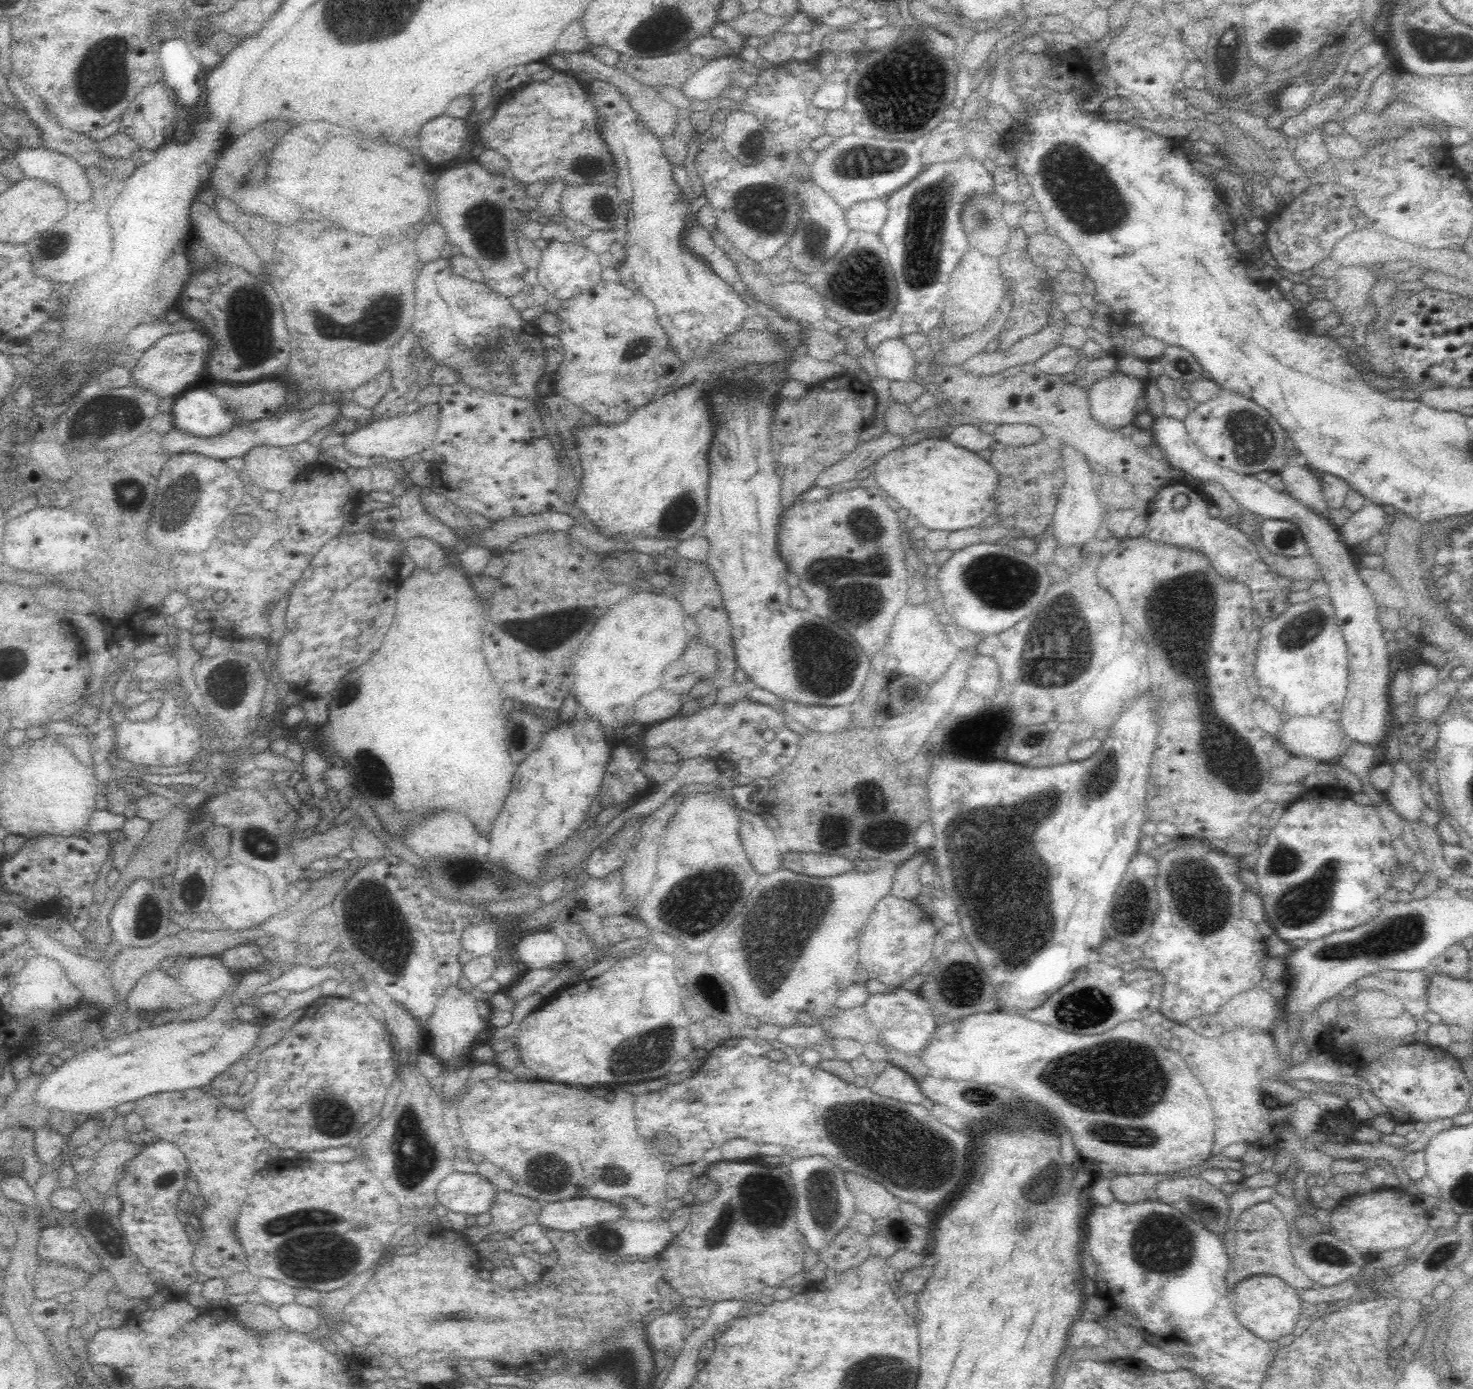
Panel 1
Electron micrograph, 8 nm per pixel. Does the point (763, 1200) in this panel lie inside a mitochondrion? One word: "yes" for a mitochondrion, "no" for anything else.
yes

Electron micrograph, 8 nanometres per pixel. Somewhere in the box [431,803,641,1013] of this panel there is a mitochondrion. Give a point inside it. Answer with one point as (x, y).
(460, 875)

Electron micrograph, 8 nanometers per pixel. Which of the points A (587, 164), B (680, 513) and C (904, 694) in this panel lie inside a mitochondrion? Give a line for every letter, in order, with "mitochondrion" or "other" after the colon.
A: mitochondrion
B: mitochondrion
C: mitochondrion

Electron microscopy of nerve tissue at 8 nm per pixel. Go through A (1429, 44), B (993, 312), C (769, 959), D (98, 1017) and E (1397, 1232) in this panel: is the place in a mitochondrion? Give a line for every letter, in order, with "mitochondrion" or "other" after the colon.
A: mitochondrion
B: other
C: mitochondrion
D: other
E: other

